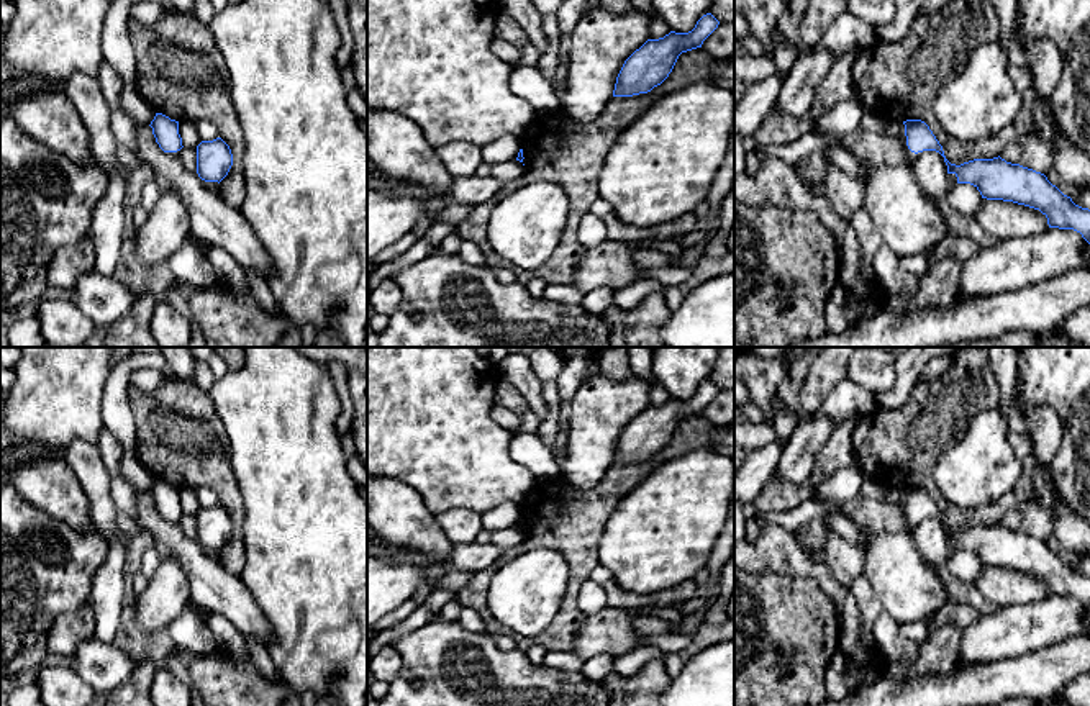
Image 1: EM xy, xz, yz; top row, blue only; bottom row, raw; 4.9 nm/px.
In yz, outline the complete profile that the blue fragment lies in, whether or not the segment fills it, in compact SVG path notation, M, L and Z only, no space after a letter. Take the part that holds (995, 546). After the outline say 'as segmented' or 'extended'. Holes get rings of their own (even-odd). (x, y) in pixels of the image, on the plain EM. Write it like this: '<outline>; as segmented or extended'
M906 487L905 503L911 519L936 518L944 524L947 541L957 544L957 550L974 552L982 565L1003 567L1039 577L1049 595L1074 596L1090 611L1090 577L1082 575L1064 562L1047 544L1005 526L974 526L961 532L951 531L942 513L921 487Z; as segmented

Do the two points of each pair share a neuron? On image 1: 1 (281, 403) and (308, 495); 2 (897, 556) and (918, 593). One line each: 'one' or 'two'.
1: one
2: one

